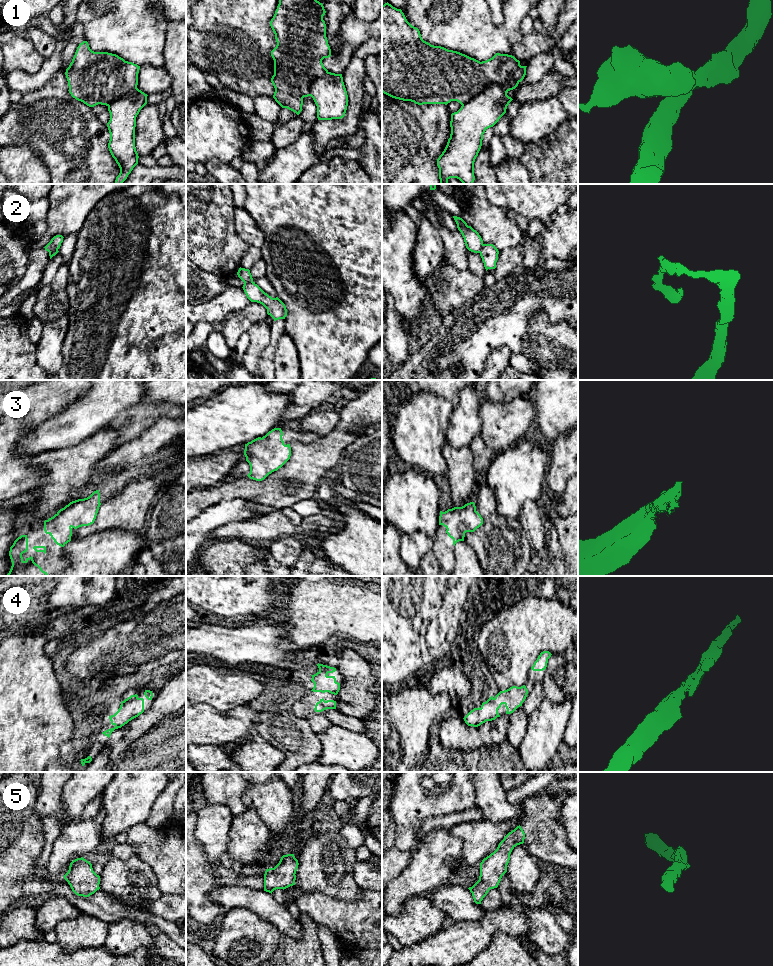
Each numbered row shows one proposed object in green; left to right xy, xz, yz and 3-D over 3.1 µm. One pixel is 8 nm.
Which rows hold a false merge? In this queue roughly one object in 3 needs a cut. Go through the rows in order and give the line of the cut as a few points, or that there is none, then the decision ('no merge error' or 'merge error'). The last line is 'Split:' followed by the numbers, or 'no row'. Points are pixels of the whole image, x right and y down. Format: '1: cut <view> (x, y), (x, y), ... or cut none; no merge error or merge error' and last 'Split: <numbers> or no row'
1: cut yz (521, 66), (504, 83), (486, 86), (462, 105); merge error
2: cut xz (252, 281), (244, 284); merge error
3: cut none; no merge error
4: cut none; no merge error
5: cut none; no merge error
Split: 1, 2

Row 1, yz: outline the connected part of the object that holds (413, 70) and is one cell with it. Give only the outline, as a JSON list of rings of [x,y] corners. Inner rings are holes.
[[[388,2],[382,5],[382,92],[392,98],[418,105],[447,105],[451,101],[463,105],[486,87],[505,84],[520,67],[520,61],[508,54],[496,53],[480,62],[460,52],[431,45],[407,21],[401,9]]]

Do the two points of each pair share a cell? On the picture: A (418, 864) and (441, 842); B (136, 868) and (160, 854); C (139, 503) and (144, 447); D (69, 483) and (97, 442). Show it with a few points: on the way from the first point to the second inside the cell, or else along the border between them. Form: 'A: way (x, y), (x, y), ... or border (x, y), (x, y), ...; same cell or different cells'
A: way (424, 858), (429, 851), (435, 848); same cell
B: border (137, 855), (151, 868), (158, 883); different cells
C: border (152, 478), (131, 481), (120, 492); different cells
D: way (71, 473), (91, 452); same cell

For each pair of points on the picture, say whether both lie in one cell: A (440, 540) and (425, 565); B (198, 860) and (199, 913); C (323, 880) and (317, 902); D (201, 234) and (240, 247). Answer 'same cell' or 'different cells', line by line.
A: same cell
B: same cell
C: different cells
D: same cell

